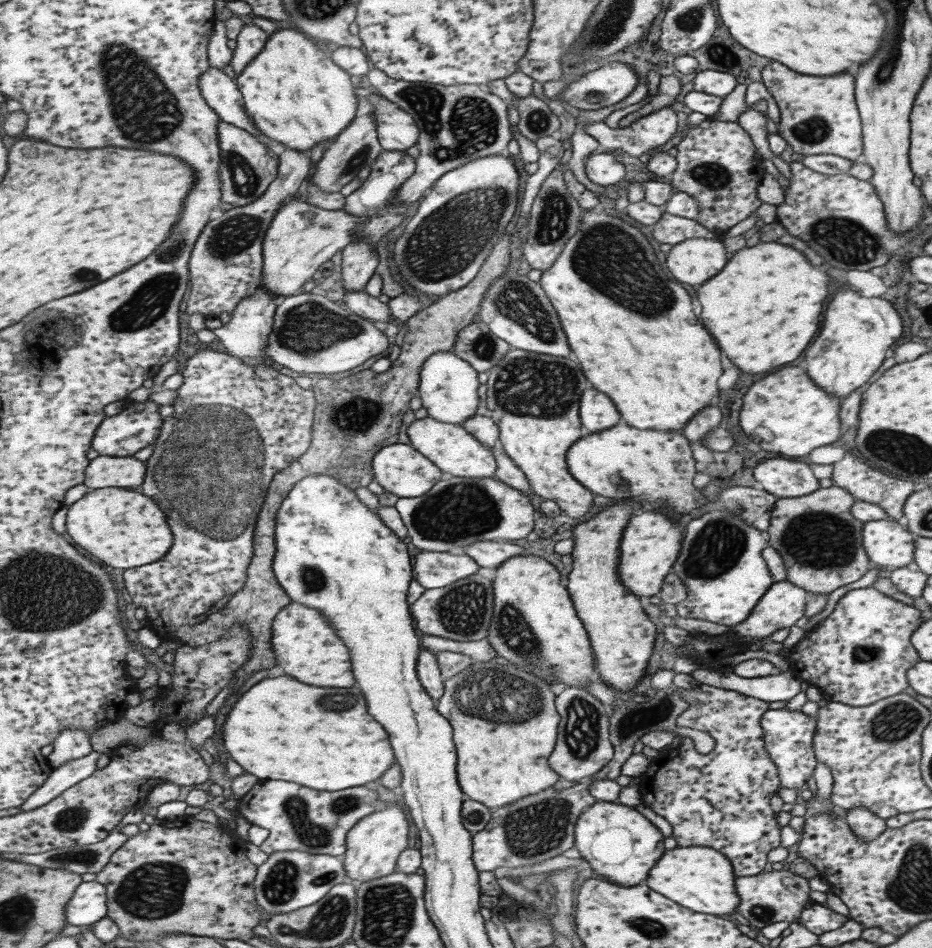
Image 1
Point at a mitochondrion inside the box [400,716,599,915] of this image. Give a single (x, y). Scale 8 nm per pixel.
(533, 831)

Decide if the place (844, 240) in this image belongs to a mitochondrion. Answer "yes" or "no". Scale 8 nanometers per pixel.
yes

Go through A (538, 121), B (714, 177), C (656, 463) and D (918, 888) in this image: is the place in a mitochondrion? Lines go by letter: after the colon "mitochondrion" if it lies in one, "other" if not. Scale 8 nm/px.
A: mitochondrion
B: mitochondrion
C: other
D: mitochondrion

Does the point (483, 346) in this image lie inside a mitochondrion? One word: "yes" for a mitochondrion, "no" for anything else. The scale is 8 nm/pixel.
yes

